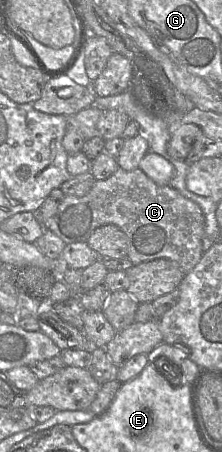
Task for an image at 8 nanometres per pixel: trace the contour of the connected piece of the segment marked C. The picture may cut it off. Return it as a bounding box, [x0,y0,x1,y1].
[45,167,205,274]

